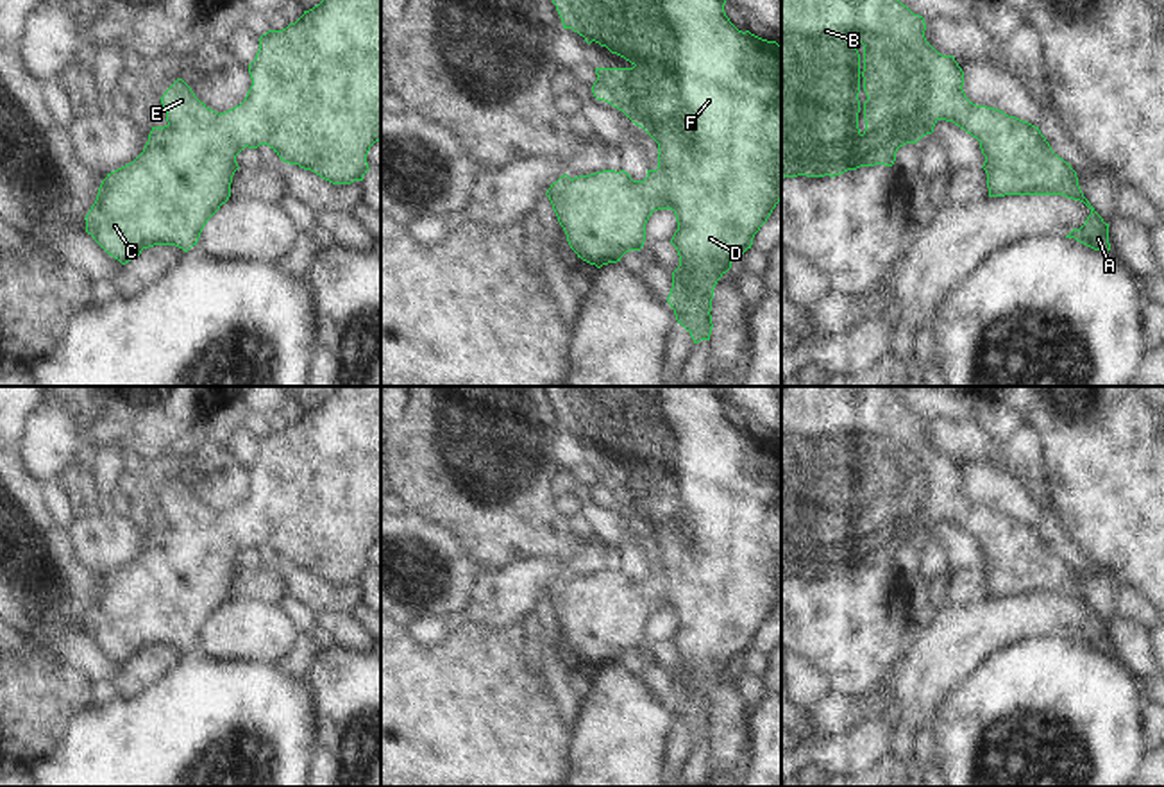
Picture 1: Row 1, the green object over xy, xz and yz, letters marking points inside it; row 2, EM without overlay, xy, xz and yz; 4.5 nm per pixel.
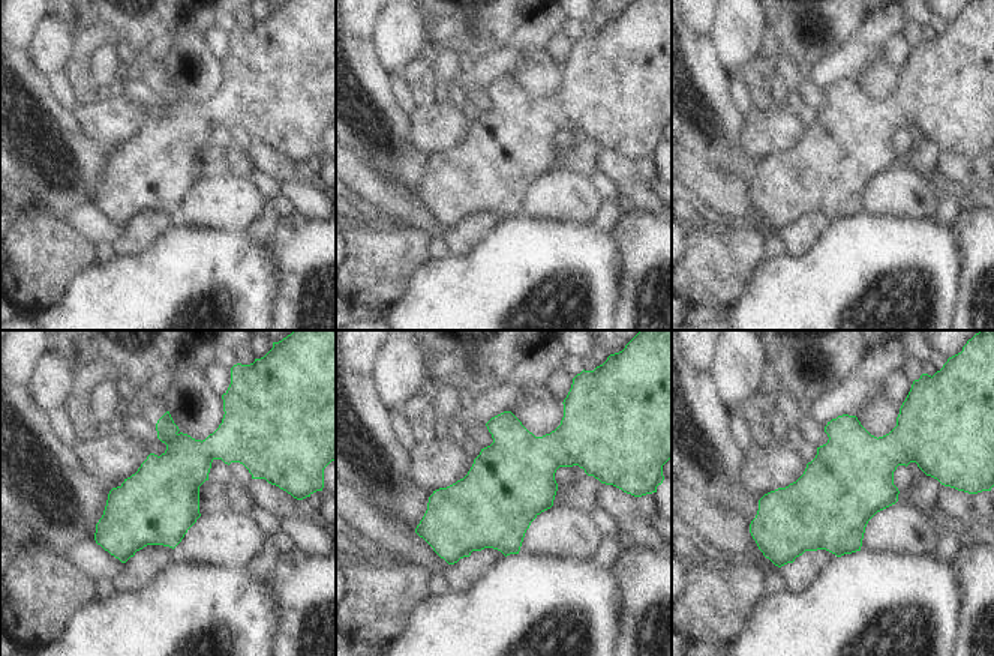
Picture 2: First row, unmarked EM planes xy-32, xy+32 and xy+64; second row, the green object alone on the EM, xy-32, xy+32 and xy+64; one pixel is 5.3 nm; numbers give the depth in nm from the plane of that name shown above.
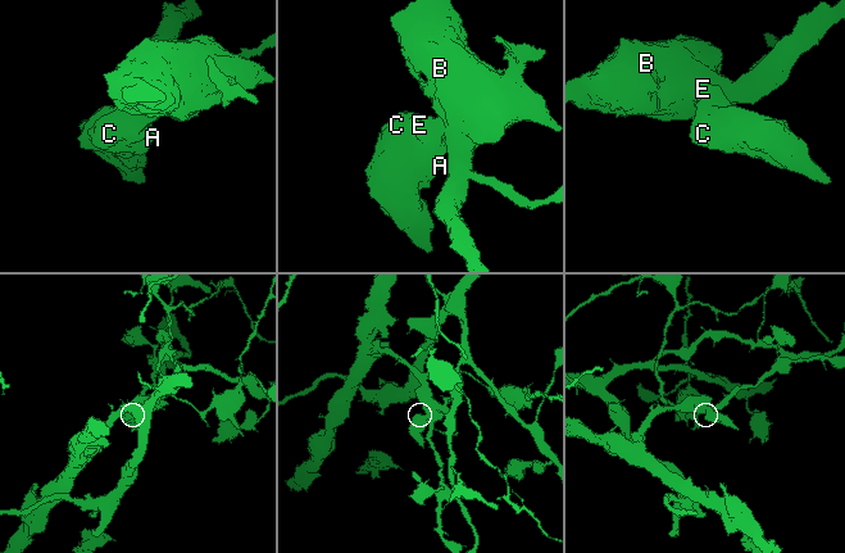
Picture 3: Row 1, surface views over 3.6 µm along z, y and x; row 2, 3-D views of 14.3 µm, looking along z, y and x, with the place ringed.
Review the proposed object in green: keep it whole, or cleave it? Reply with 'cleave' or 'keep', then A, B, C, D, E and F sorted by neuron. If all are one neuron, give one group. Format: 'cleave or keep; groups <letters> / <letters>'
keep; groups A B C D E F

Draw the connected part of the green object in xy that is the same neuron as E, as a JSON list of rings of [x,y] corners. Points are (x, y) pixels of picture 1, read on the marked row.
[[[322,0],[286,29],[263,34],[249,73],[252,86],[245,100],[220,114],[177,79],[161,97],[168,123],[152,127],[143,152],[102,181],[84,218],[86,233],[122,265],[154,245],[175,245],[184,252],[197,245],[207,220],[231,197],[232,175],[240,168],[236,156],[245,147],[268,145],[281,161],[311,170],[333,184],[363,181],[370,170],[367,154],[381,140],[381,0]]]

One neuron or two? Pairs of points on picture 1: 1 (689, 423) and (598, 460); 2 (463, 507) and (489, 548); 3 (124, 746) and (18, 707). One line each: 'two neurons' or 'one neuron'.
1: one neuron
2: one neuron
3: two neurons

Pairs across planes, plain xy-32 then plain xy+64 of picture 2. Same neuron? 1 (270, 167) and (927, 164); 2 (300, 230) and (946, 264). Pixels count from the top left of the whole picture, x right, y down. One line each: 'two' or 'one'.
1: two
2: two

